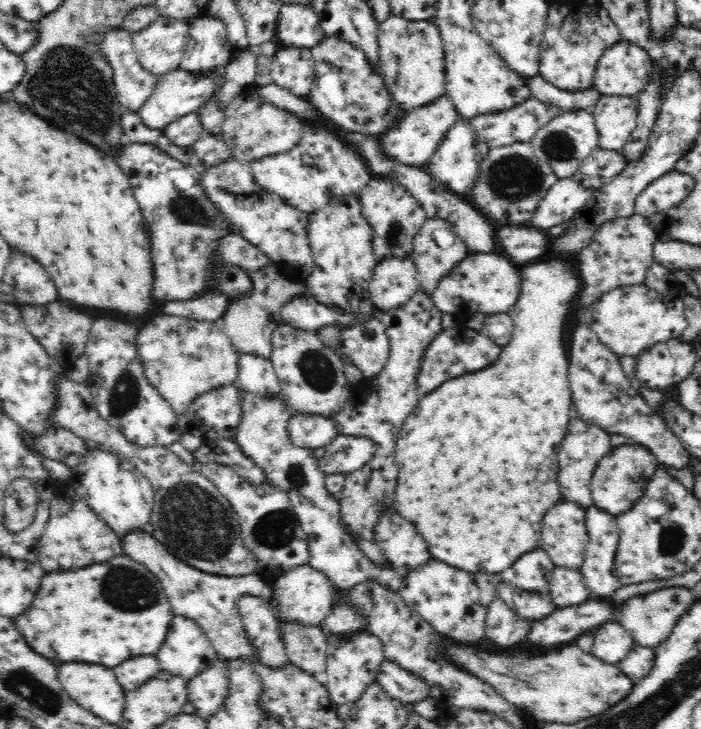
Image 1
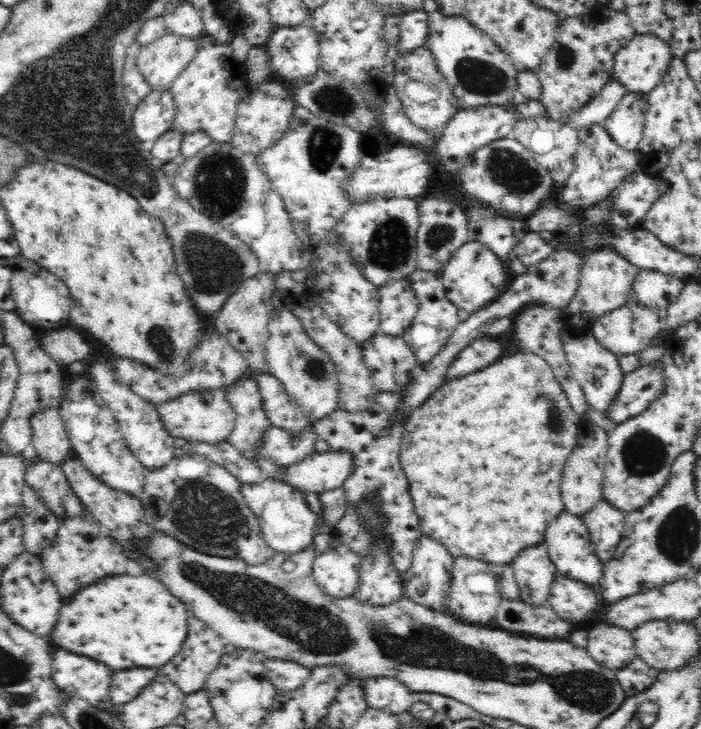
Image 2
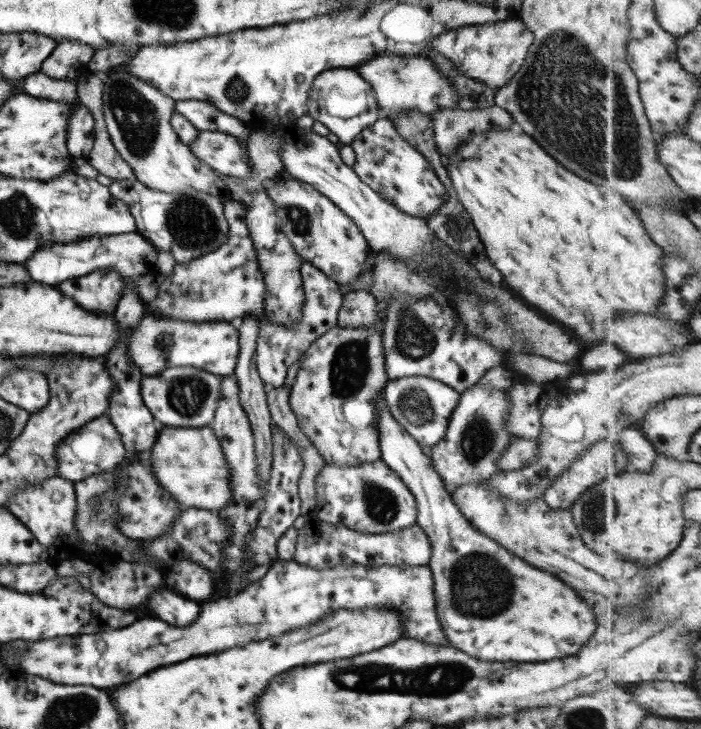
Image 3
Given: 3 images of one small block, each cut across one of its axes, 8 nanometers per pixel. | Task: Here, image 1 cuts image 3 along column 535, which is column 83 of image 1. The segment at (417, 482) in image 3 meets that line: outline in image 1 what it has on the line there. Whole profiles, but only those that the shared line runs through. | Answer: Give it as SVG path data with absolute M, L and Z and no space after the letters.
M122 552L109 561L92 563L74 572L70 569L66 572L46 572L40 582L36 600L32 602L28 612L13 620L28 646L40 656L62 662L104 664L112 668L132 656L154 656L160 650L172 616L175 616L170 606L158 577L143 564Z

